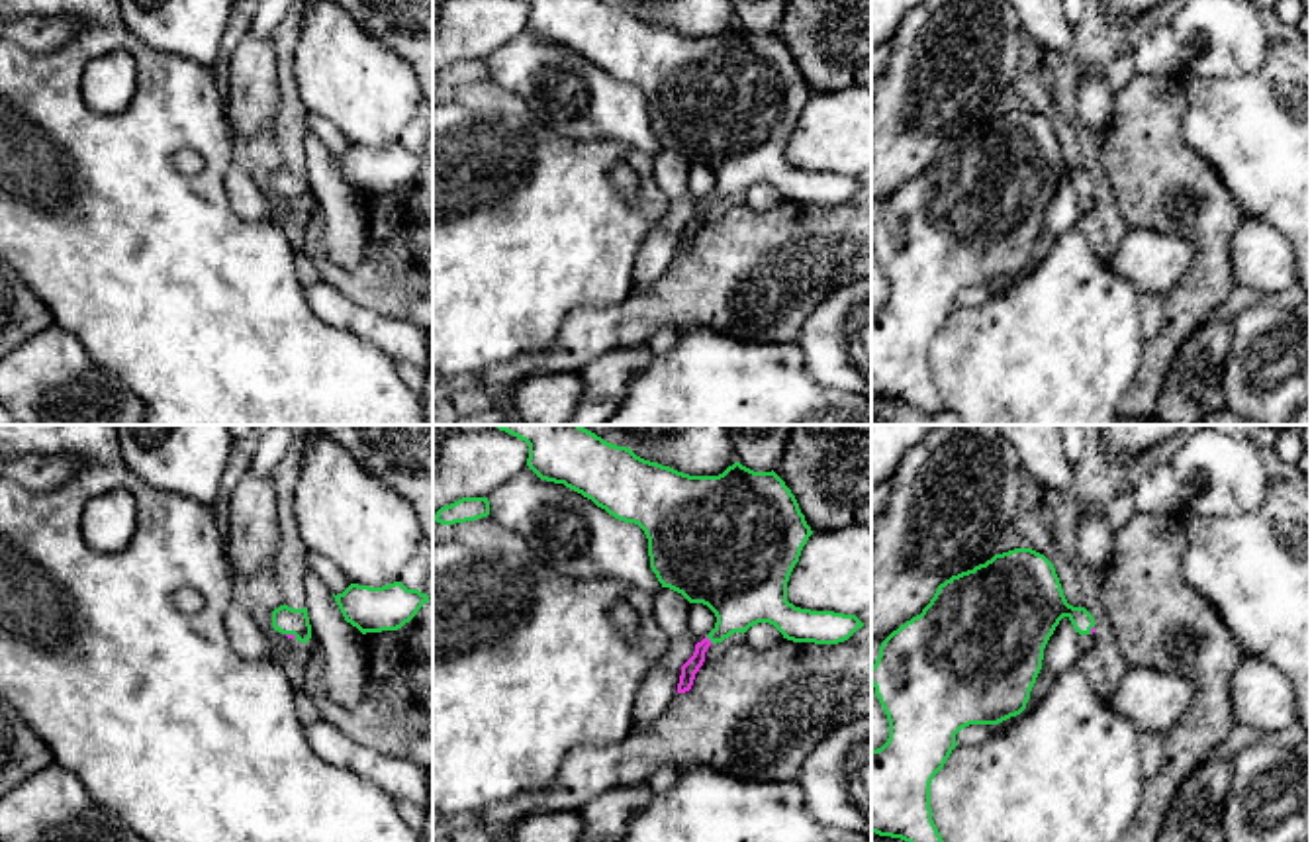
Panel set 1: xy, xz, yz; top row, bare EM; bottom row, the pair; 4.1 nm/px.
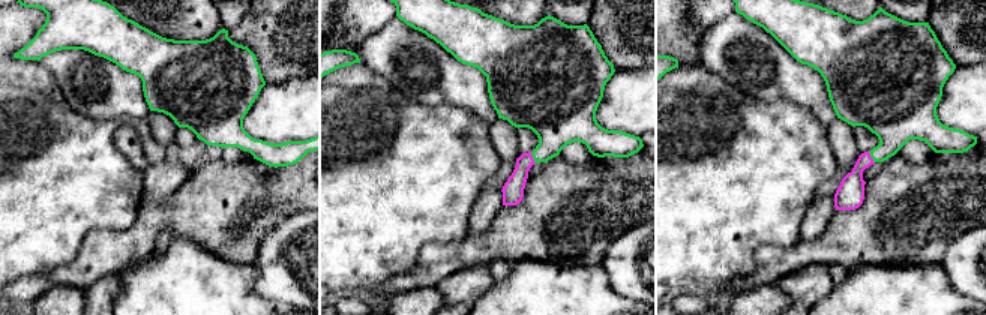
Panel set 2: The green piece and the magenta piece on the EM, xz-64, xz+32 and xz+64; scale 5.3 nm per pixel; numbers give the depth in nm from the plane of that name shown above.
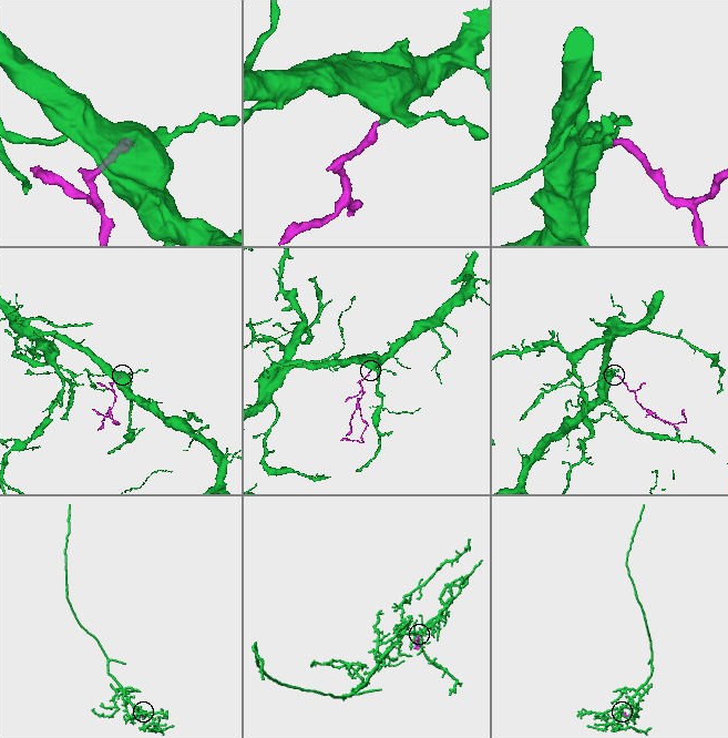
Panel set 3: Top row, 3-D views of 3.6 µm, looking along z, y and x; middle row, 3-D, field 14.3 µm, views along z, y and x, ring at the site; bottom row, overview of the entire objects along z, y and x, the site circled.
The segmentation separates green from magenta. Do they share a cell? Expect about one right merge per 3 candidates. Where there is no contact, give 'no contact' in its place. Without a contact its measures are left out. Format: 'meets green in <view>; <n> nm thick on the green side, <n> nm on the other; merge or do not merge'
meets green in xz; 320 nm thick on the green side, 70 nm on the other; merge

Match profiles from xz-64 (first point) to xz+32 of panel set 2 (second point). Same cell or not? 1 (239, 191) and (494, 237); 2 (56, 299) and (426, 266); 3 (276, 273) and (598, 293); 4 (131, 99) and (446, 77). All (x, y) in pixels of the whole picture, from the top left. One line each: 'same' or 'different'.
1: same
2: different
3: different
4: same

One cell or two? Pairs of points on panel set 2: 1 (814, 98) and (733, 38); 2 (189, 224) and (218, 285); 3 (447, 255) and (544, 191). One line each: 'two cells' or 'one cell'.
1: one cell
2: two cells
3: one cell

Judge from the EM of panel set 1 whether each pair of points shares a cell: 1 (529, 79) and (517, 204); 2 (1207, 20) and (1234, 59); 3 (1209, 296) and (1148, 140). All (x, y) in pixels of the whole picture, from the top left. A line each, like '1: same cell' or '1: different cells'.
1: different cells
2: same cell
3: same cell

